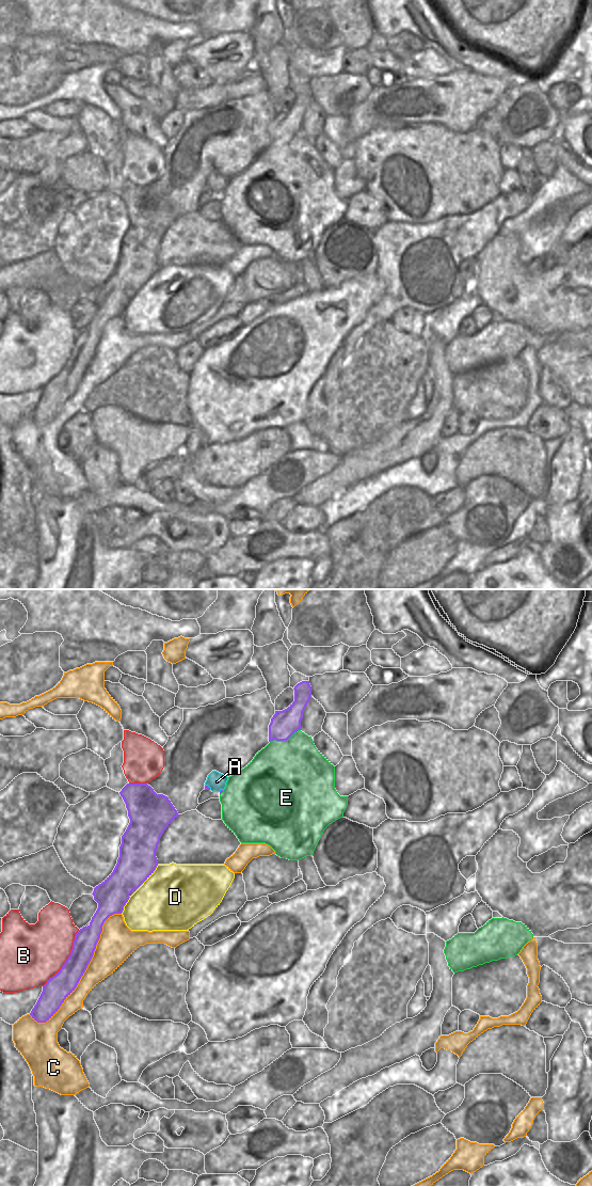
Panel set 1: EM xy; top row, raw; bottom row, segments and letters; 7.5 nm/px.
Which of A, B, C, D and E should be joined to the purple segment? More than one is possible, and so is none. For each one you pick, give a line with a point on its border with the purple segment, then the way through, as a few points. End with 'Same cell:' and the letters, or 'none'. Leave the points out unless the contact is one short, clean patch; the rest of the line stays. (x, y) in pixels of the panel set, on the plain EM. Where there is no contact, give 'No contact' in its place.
Same cell: none

